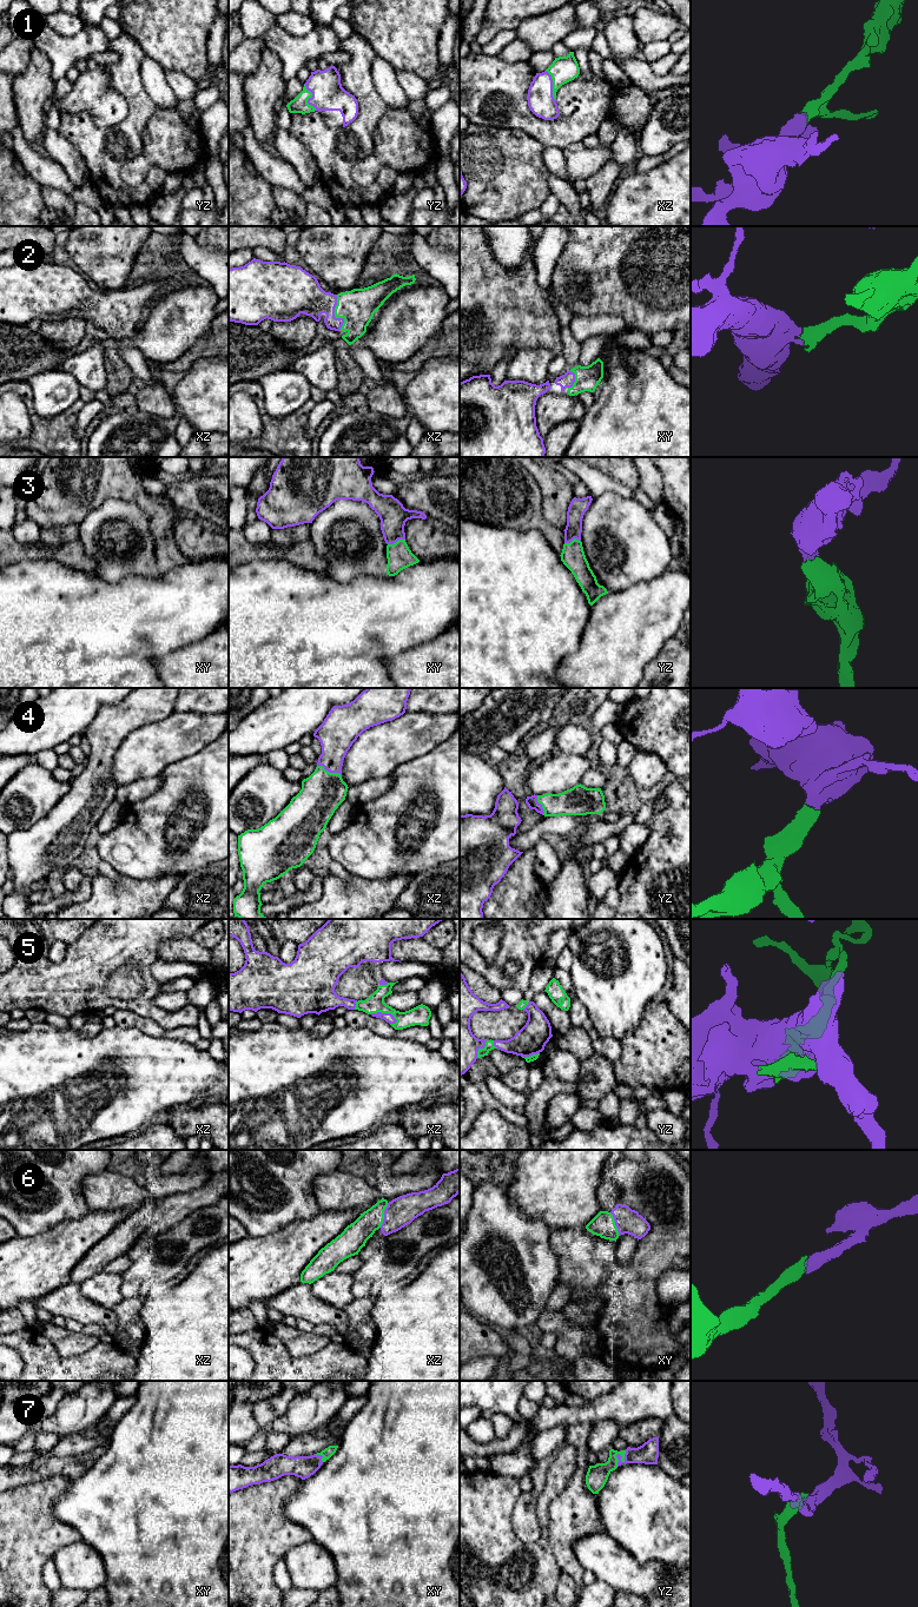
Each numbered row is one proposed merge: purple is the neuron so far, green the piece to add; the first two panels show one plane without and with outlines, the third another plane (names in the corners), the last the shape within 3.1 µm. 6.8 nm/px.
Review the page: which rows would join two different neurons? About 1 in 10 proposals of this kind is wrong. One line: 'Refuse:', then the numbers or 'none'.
Refuse: none

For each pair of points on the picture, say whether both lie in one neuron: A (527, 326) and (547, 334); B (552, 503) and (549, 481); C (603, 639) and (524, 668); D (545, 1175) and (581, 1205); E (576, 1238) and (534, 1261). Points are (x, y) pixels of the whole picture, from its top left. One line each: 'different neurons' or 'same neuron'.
A: same neuron
B: same neuron
C: different neurons
D: same neuron
E: different neurons

